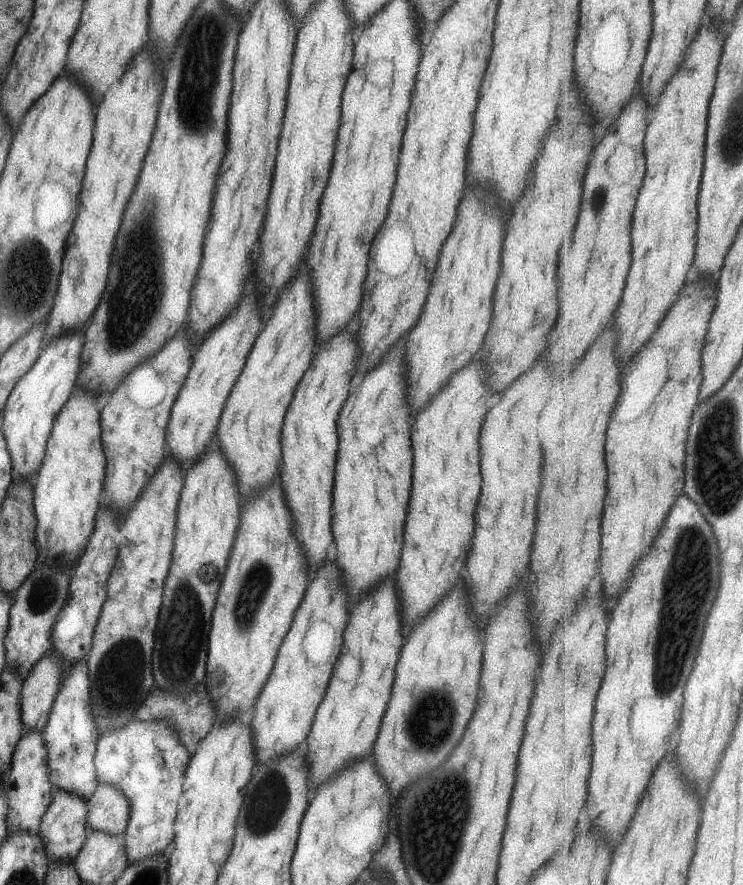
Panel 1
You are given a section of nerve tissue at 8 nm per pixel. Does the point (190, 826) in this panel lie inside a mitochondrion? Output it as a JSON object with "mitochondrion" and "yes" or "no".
{"mitochondrion":"no"}

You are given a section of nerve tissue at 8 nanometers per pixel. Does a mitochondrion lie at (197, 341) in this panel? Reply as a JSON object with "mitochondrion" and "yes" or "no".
{"mitochondrion":"no"}

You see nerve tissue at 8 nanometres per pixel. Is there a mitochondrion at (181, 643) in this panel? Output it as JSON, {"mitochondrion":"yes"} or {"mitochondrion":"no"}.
{"mitochondrion":"yes"}

